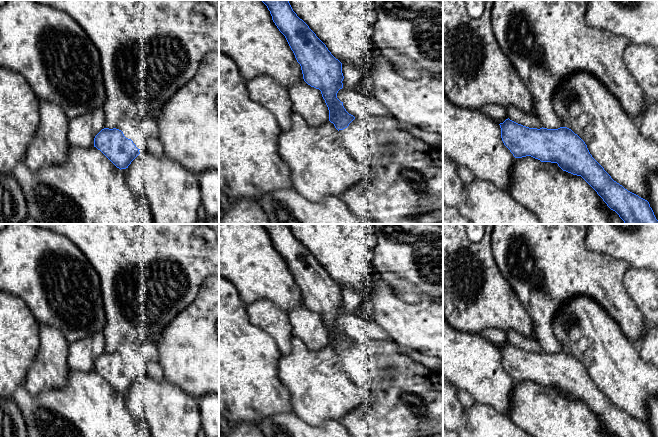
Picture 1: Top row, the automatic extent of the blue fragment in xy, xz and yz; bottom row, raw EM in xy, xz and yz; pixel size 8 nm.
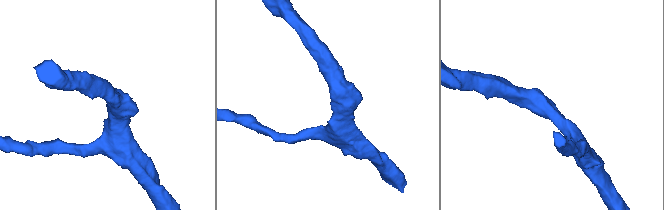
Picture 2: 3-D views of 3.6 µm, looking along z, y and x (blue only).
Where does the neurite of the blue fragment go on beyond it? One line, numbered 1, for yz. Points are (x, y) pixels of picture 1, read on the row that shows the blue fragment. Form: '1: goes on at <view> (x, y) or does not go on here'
1: does not go on here

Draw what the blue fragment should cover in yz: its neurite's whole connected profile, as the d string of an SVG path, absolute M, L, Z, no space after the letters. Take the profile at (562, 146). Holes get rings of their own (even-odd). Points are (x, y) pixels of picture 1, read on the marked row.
M509 118L499 125L502 141L515 158L531 156L541 162L557 163L563 171L581 176L625 224L658 224L649 202L614 181L592 157L585 142L571 129L529 128Z

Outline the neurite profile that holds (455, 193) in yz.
M443 153L443 190L445 203L460 206L467 199L467 189L460 179L457 163Z

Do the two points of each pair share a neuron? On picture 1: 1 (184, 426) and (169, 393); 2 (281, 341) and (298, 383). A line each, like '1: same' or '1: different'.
1: same
2: different

